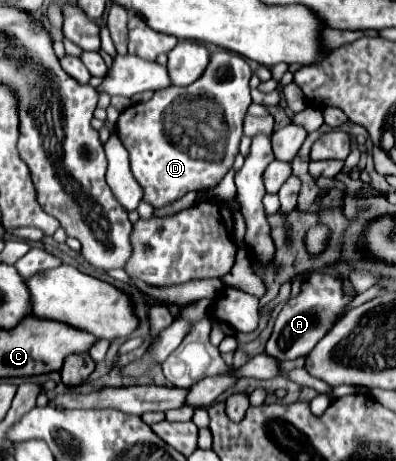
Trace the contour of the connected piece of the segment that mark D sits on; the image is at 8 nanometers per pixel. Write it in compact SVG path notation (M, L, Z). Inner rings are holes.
M218 49L210 53L206 71L192 85L170 85L166 89L156 91L150 101L130 105L126 111L120 113L116 131L130 155L130 169L144 189L144 201L154 207L164 207L166 203L182 197L188 191L212 189L228 173L240 145L242 117L246 115L248 105L252 103L248 87L250 77L252 69L244 57L238 57L238 53L230 53L226 49Z

